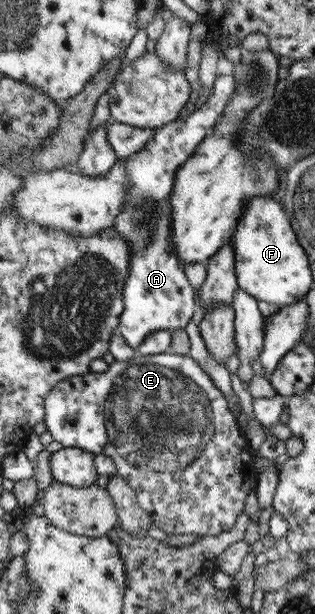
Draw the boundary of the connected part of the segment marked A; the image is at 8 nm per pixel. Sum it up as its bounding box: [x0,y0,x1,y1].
[113,75,237,351]

